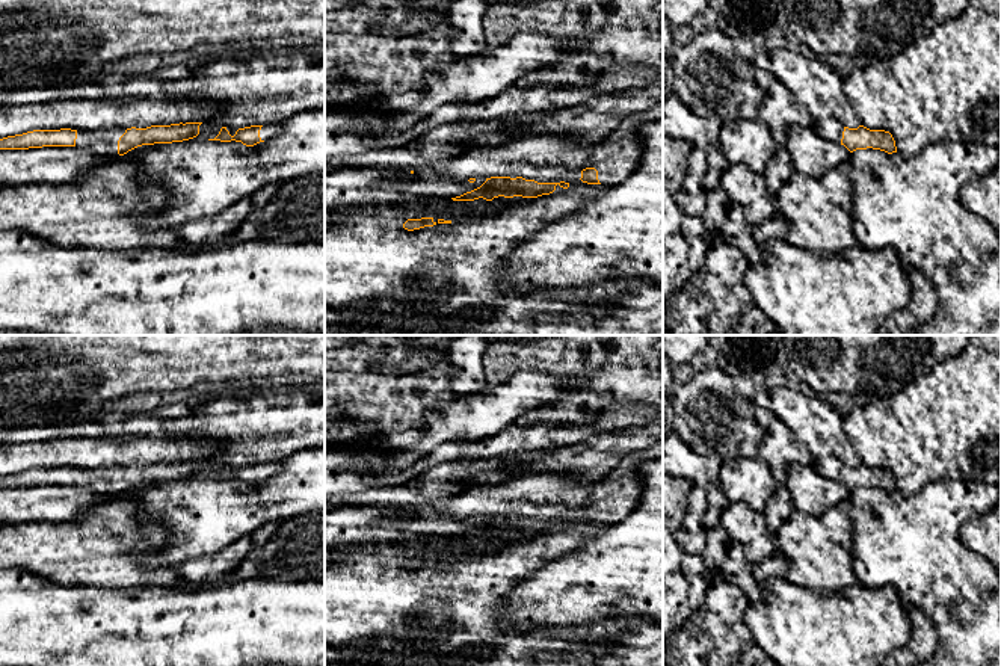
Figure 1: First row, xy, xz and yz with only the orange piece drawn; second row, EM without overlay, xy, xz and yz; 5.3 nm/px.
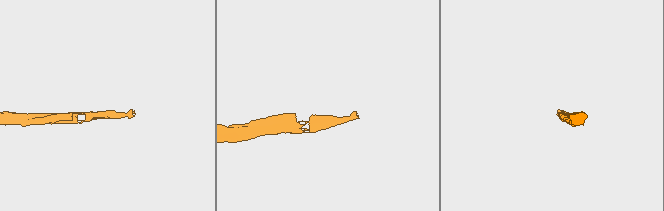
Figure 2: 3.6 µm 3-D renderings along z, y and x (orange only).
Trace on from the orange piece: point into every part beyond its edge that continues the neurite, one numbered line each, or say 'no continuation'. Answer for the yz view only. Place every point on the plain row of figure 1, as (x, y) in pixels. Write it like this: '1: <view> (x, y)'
1: yz (829, 465)

